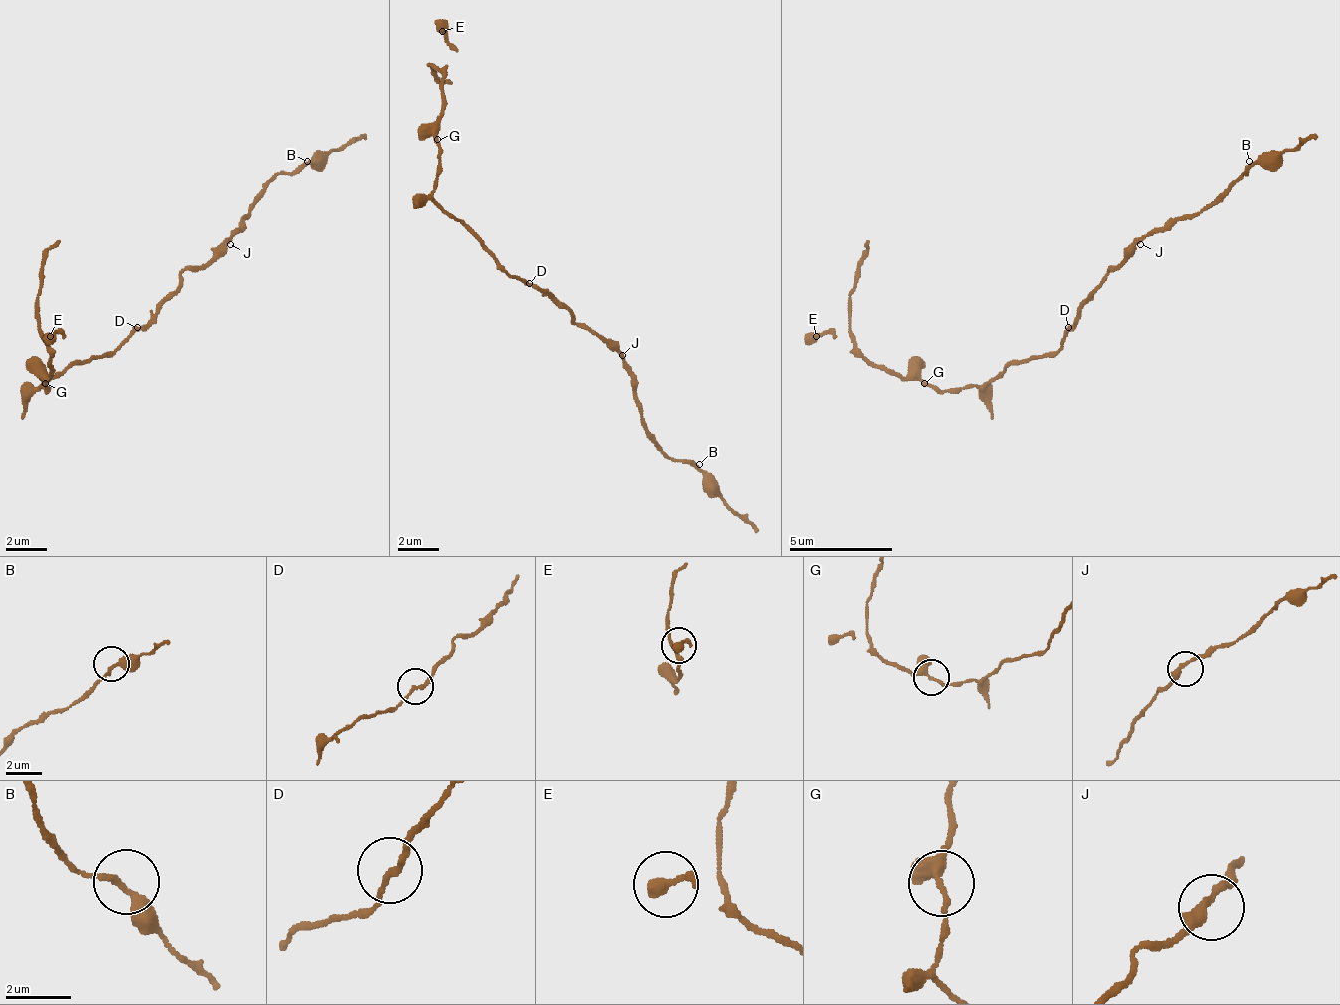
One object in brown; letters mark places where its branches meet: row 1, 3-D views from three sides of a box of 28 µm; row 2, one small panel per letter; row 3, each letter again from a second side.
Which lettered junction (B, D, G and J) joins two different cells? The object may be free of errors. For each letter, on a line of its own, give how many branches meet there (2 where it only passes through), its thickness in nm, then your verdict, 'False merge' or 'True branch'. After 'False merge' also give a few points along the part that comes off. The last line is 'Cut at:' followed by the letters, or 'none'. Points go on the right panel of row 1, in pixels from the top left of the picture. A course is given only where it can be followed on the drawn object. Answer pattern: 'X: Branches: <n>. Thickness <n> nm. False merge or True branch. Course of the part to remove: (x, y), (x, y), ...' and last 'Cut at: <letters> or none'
B: Branches: 2. Thickness 280 nm. True branch
D: Branches: 2. Thickness 160 nm. True branch
G: Branches: 3. Thickness 240 nm. True branch
J: Branches: 2. Thickness 280 nm. True branch
Cut at: none

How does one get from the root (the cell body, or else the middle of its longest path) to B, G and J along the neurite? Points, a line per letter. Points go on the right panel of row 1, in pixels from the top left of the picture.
B: (1068, 332), (1078, 317), (1078, 306), (1140, 239), (1202, 213), (1249, 161)
G: (1068, 332), (1052, 353), (1011, 363), (985, 384), (975, 384), (970, 389), (934, 389), (923, 384)
J: (1068, 332), (1068, 327), (1078, 317), (1078, 306), (1099, 286), (1099, 280), (1140, 244)

